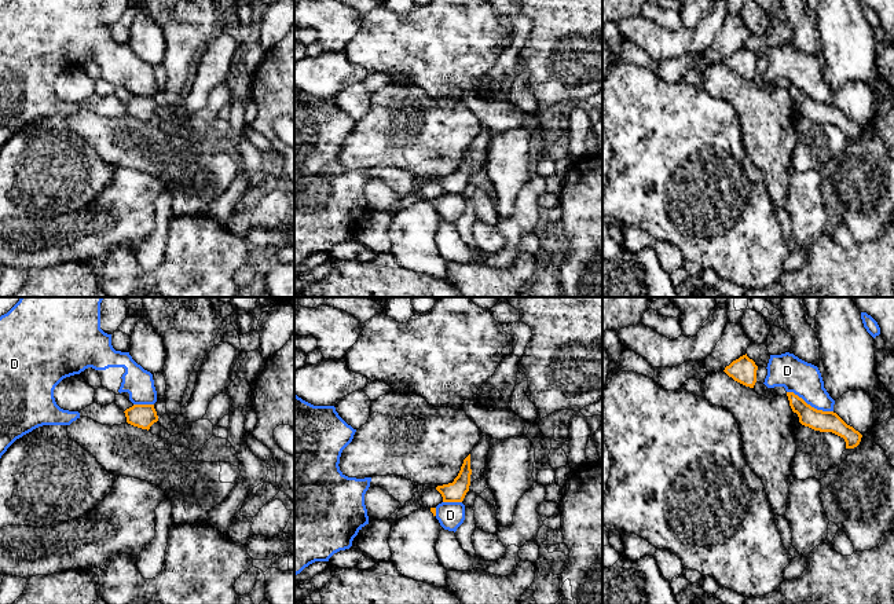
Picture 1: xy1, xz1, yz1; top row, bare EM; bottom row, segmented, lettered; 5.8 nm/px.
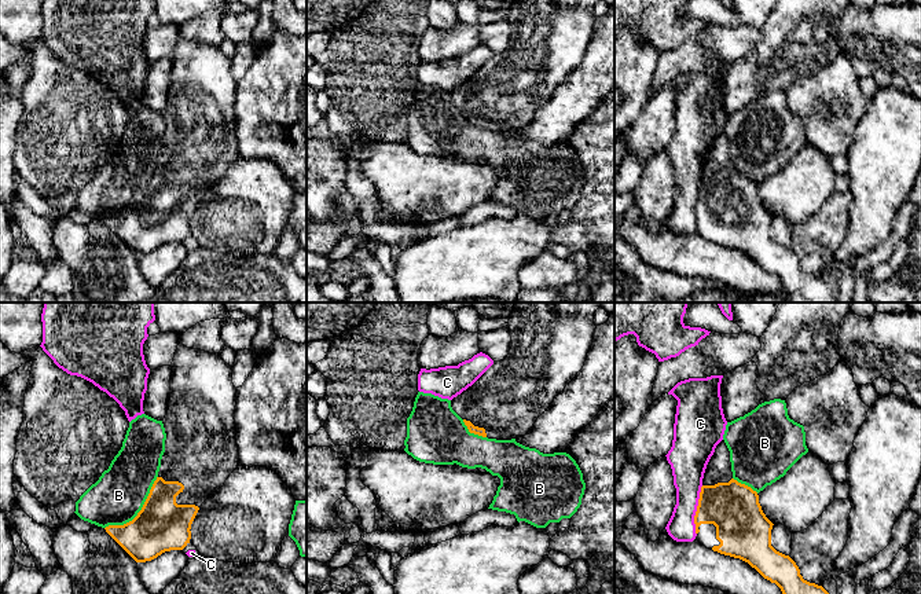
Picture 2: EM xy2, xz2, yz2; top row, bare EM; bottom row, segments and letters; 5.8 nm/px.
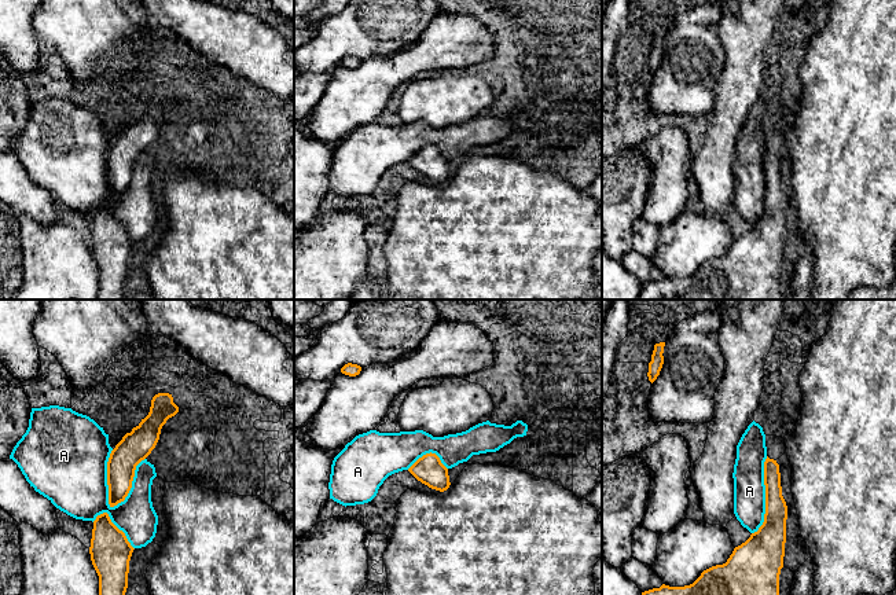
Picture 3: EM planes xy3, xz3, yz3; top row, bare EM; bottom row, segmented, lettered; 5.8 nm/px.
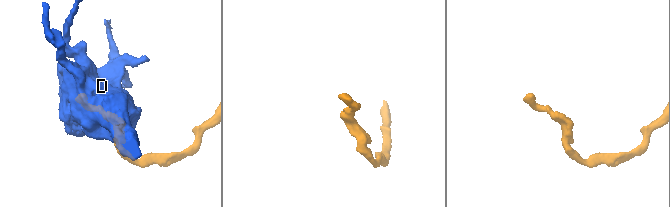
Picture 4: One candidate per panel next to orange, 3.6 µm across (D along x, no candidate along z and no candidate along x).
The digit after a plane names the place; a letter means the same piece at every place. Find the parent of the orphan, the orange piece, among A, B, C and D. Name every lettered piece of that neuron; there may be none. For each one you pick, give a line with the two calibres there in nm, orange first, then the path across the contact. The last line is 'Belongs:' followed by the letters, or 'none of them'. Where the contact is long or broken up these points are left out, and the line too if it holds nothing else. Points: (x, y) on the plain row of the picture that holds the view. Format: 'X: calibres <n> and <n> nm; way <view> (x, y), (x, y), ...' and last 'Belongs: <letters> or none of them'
Belongs: none of them

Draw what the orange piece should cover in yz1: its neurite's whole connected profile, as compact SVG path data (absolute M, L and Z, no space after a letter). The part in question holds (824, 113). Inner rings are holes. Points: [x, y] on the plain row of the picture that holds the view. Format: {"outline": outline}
{"outline": "M787 84L787 88L792 103L798 106L802 117L843 129L846 140L854 140L860 136L862 127L847 117L836 105L817 102L794 84Z"}

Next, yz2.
{"outline": "M724 132L707 157L694 216L702 238L748 254L775 275L789 302L839 302L822 278L804 272L796 254L771 238L774 216L763 205L757 184L733 170Z"}

